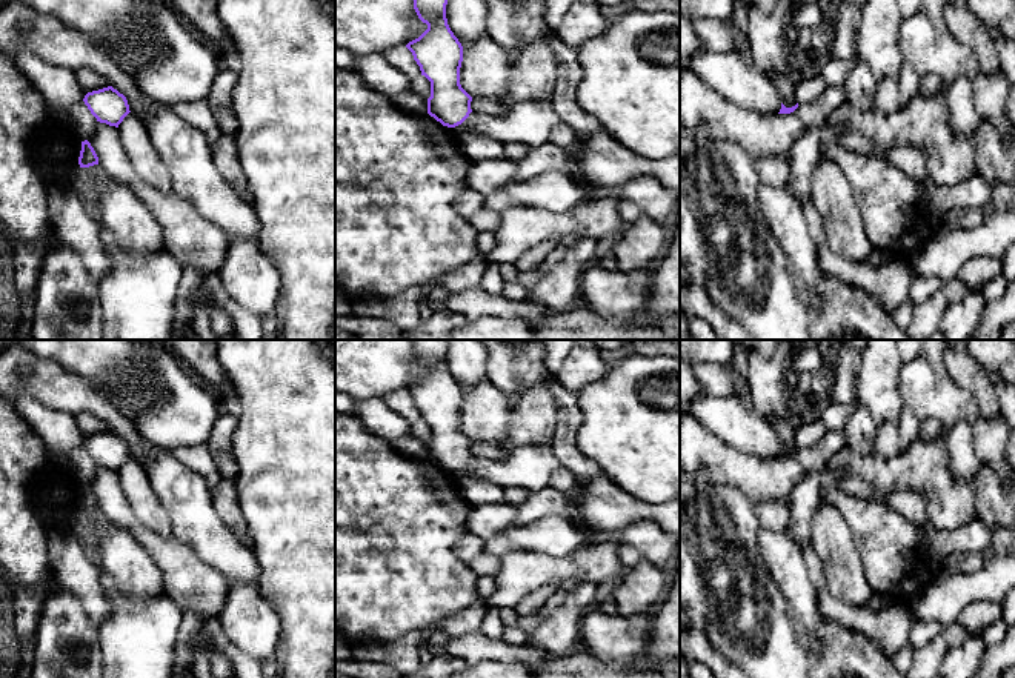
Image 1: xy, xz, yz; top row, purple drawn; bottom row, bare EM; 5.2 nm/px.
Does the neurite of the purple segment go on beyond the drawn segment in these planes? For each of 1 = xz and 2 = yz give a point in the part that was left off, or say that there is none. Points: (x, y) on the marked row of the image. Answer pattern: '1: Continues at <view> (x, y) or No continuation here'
1: No continuation here
2: No continuation here

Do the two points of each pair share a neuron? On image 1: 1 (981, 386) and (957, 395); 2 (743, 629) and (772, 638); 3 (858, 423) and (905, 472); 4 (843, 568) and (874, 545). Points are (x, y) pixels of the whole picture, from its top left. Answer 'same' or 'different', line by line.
1: different
2: same
3: different
4: different

